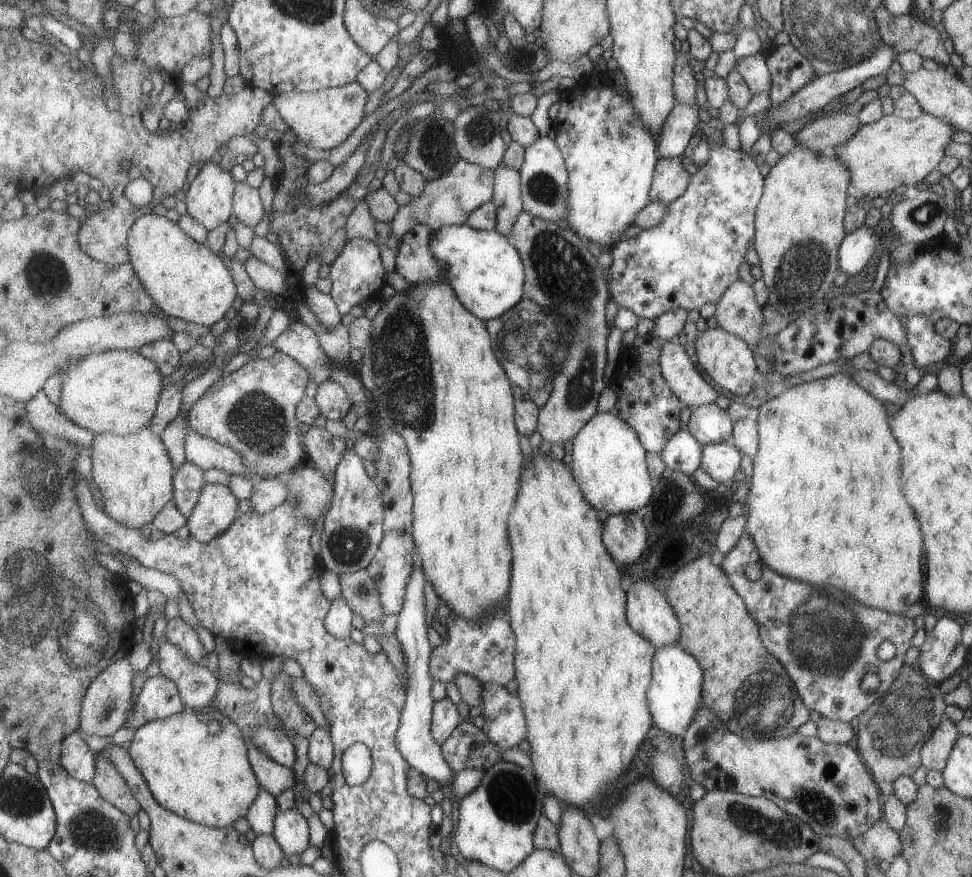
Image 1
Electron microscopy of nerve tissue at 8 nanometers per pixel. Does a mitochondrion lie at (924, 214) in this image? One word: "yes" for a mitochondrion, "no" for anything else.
yes

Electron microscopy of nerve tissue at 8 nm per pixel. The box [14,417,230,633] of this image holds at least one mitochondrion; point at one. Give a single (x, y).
(44, 472)

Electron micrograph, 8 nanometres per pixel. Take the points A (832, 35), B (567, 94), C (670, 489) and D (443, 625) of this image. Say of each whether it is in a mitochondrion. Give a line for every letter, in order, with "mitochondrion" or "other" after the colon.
A: mitochondrion
B: other
C: mitochondrion
D: other

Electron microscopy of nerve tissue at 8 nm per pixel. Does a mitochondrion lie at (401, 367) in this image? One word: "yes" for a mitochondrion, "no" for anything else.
yes

